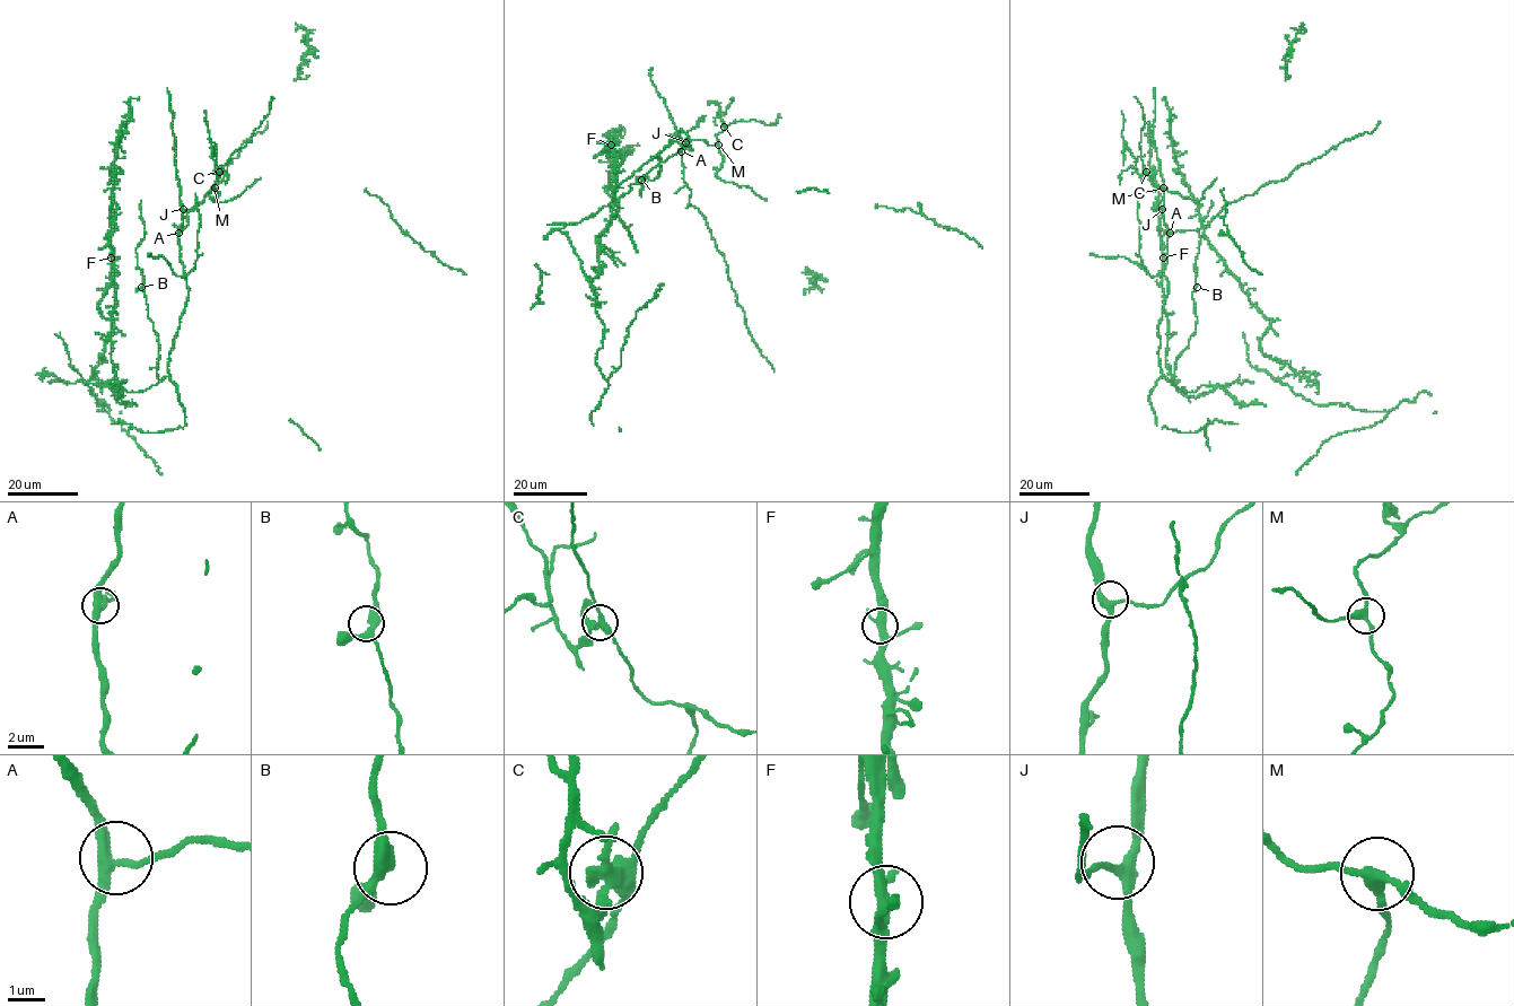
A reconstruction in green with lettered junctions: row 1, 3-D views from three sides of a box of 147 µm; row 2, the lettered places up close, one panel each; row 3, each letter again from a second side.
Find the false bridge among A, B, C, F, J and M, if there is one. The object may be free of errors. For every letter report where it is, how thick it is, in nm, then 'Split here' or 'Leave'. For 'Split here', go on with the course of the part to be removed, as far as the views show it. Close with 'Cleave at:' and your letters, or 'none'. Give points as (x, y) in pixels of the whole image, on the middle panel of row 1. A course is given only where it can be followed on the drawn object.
A: Place: (681, 151). Thickness 280 nm. Leave
B: Place: (641, 180). Thickness 320 nm. Leave
C: Place: (724, 127). Thickness 300 nm. Split here. Course of the part to remove: (724, 127), (719, 106), (712, 101), (707, 102)
F: Place: (611, 145). Thickness 320 nm. Leave
J: Place: (685, 142). Thickness 280 nm. Leave
M: Place: (718, 145). Thickness 260 nm. Leave
Cleave at: C

